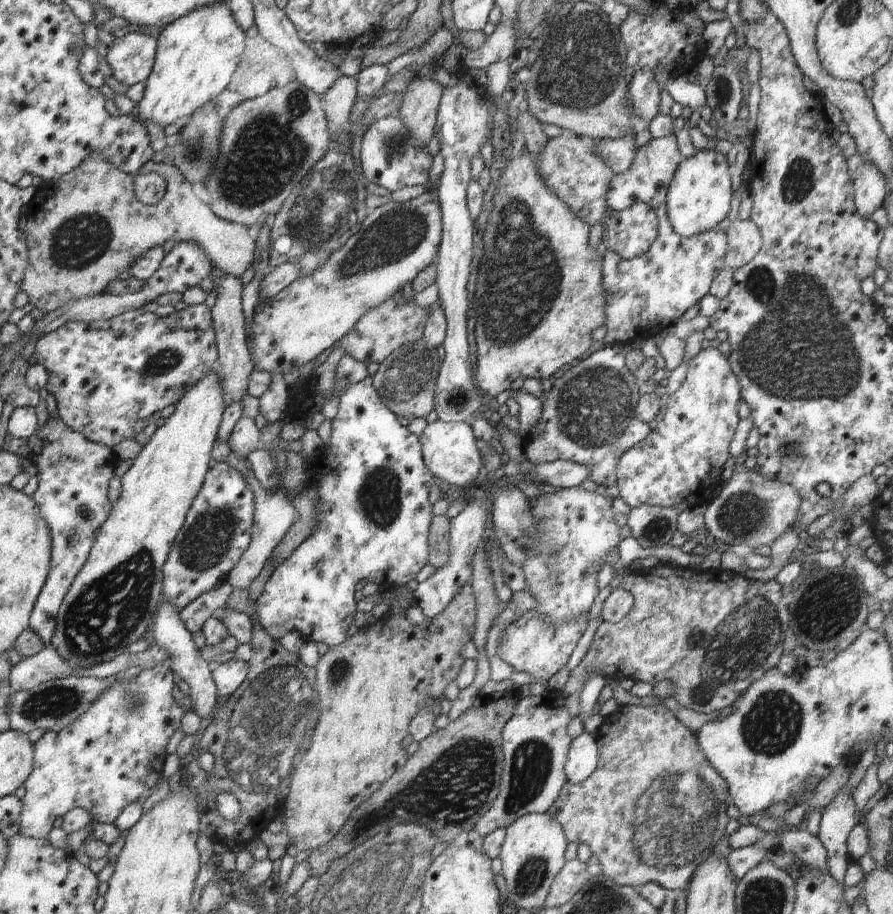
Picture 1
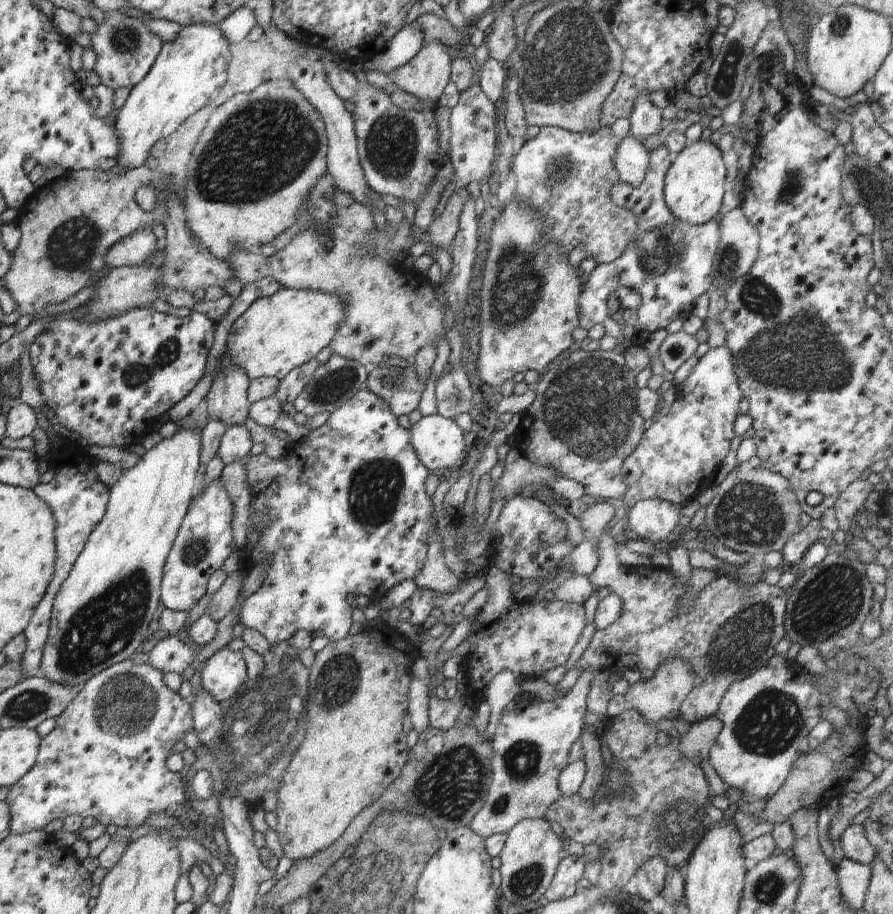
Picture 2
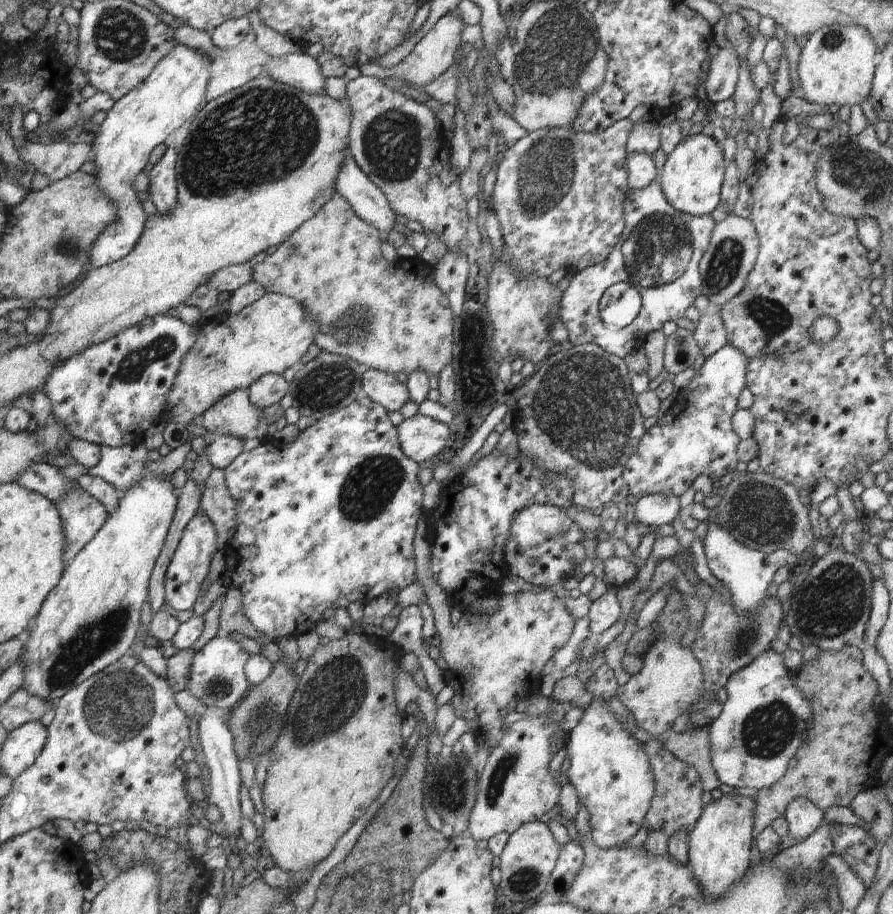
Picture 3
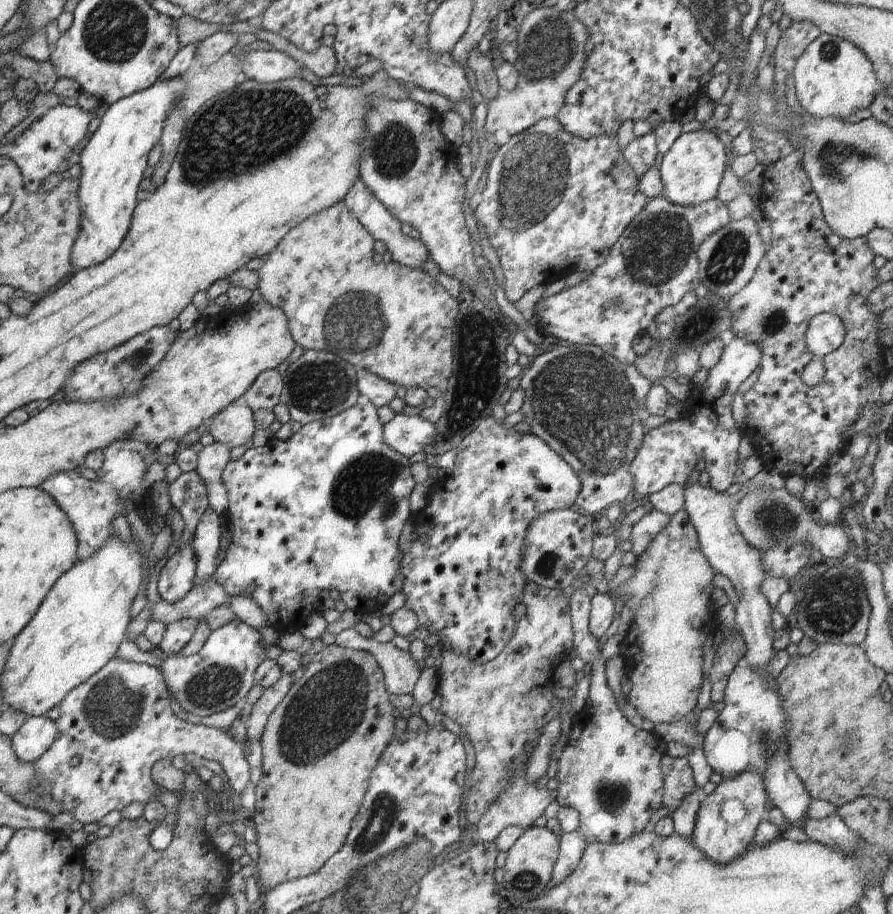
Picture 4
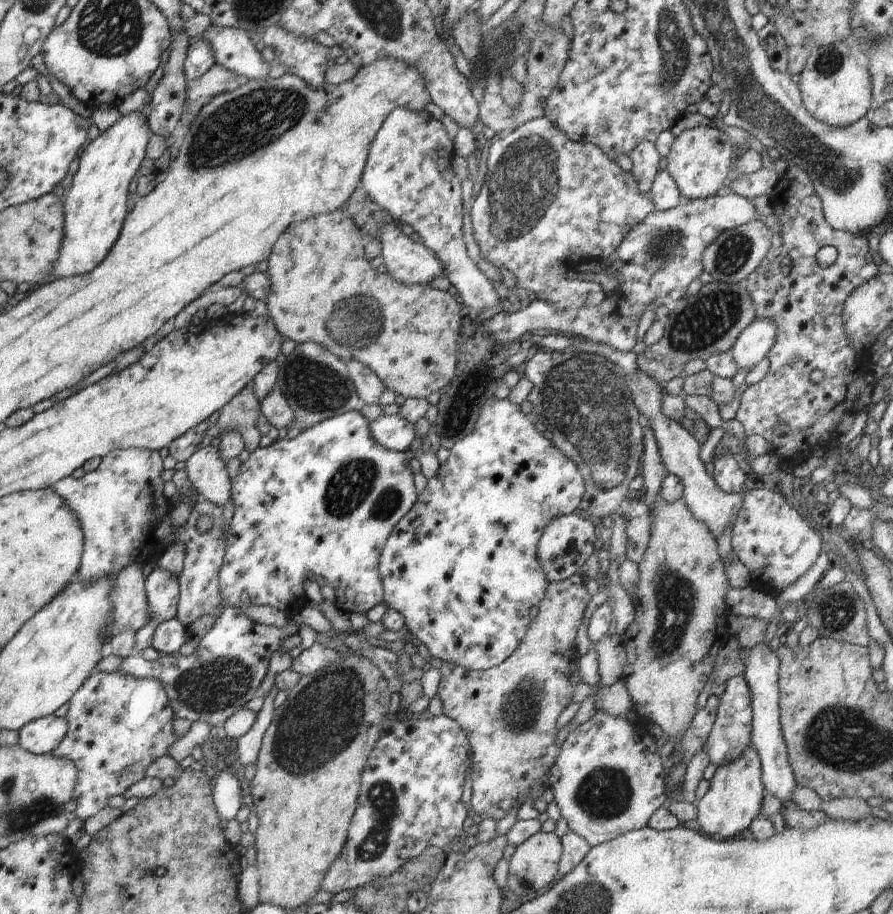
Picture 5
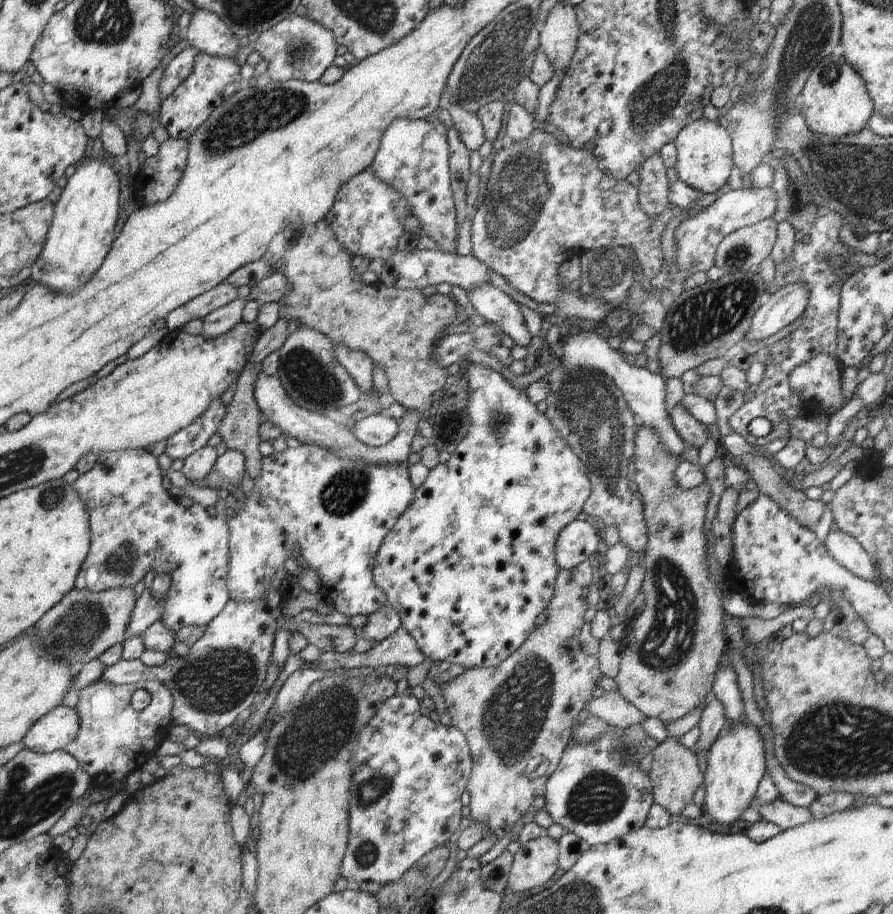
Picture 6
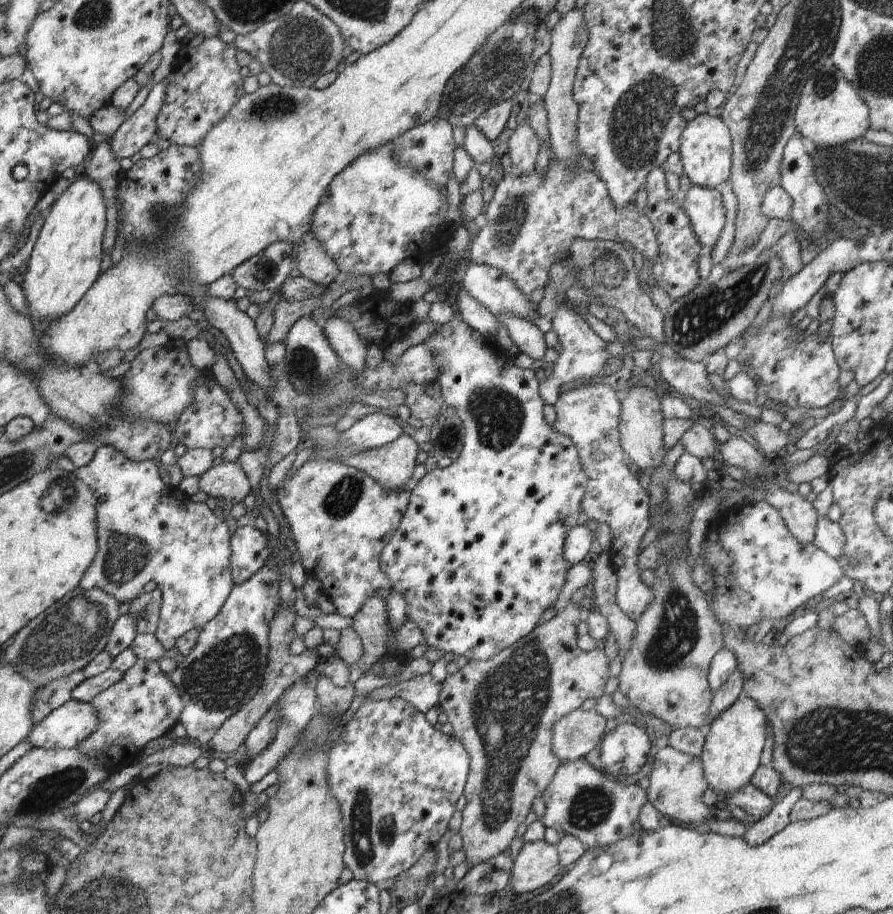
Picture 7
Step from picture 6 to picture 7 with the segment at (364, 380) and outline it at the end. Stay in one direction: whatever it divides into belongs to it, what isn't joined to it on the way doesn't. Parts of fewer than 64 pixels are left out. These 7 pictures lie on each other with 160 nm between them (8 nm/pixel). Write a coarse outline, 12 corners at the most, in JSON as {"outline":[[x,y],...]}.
{"outline":[[334,315],[323,333],[343,364],[366,368],[368,344],[350,321]]}

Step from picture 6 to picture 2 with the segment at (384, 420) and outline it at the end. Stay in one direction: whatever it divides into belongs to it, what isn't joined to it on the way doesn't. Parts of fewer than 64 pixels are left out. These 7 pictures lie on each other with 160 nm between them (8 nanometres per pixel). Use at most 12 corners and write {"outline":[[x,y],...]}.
{"outline":[[422,416],[410,444],[429,471],[469,465],[456,419]]}

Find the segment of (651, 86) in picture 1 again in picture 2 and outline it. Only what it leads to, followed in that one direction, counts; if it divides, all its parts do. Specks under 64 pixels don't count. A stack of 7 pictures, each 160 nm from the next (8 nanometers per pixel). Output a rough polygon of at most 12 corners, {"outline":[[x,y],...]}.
{"outline":[[644,93],[635,100],[629,135],[642,143],[660,134],[661,110]]}

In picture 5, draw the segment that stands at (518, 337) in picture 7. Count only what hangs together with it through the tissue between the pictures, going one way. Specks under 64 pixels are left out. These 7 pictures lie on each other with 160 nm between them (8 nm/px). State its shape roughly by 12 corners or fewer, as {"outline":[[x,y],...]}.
{"outline":[[400,106],[360,188],[410,225],[475,310],[501,304],[468,256],[440,121]]}

